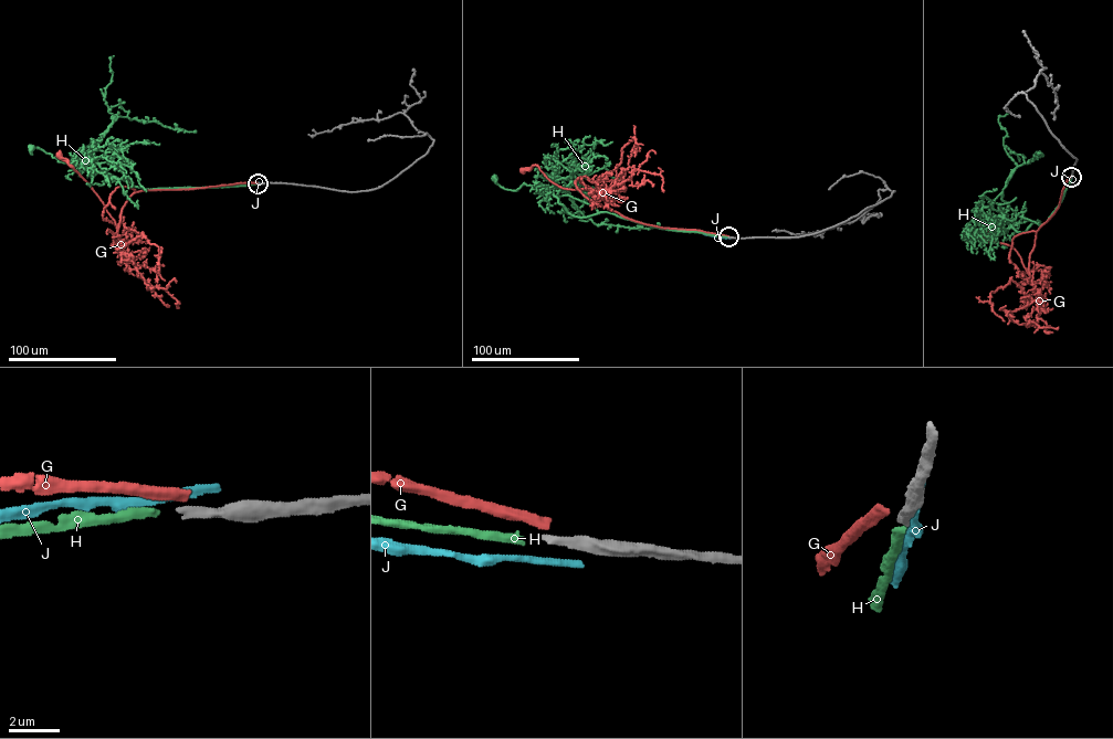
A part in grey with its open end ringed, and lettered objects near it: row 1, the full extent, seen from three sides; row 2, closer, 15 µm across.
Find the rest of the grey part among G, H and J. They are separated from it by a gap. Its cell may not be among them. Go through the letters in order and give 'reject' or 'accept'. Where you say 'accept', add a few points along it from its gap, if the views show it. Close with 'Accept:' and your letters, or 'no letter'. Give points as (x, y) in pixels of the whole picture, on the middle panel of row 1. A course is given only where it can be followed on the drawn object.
G: reject
H: accept; it runs (727, 236), (663, 229), (604, 212), (573, 217), (550, 188), (524, 183), (517, 190), (508, 190), (494, 179)
J: reject
Accept: H

